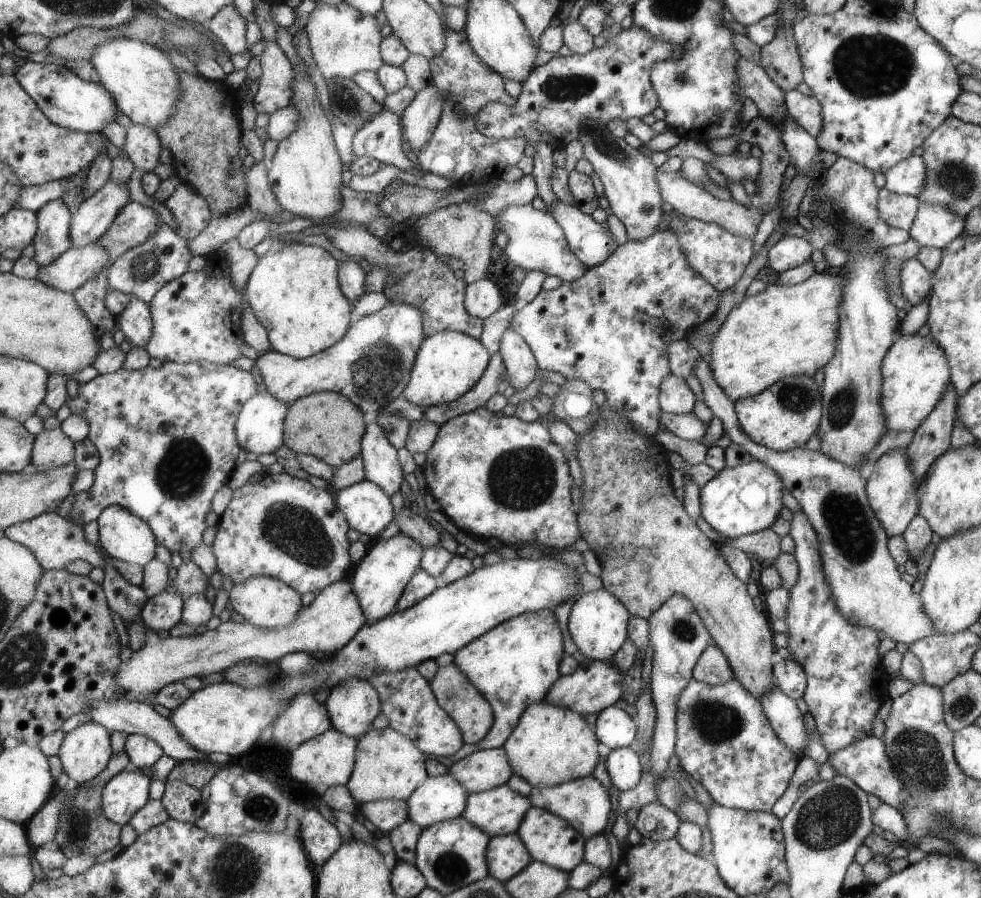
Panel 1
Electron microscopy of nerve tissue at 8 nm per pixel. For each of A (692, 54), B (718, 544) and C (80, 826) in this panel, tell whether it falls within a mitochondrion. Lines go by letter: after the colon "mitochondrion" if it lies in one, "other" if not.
A: other
B: other
C: mitochondrion

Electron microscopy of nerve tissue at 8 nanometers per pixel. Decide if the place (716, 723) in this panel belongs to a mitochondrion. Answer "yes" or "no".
yes

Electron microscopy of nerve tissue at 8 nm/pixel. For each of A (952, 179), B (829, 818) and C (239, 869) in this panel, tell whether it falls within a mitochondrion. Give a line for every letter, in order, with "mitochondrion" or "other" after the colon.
A: mitochondrion
B: mitochondrion
C: mitochondrion

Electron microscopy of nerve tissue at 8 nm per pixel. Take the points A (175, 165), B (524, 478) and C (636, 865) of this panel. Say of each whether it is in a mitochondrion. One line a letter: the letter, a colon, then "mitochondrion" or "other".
A: other
B: mitochondrion
C: other

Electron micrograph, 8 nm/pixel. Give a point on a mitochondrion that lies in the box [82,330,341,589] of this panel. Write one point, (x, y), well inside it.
(287, 527)

